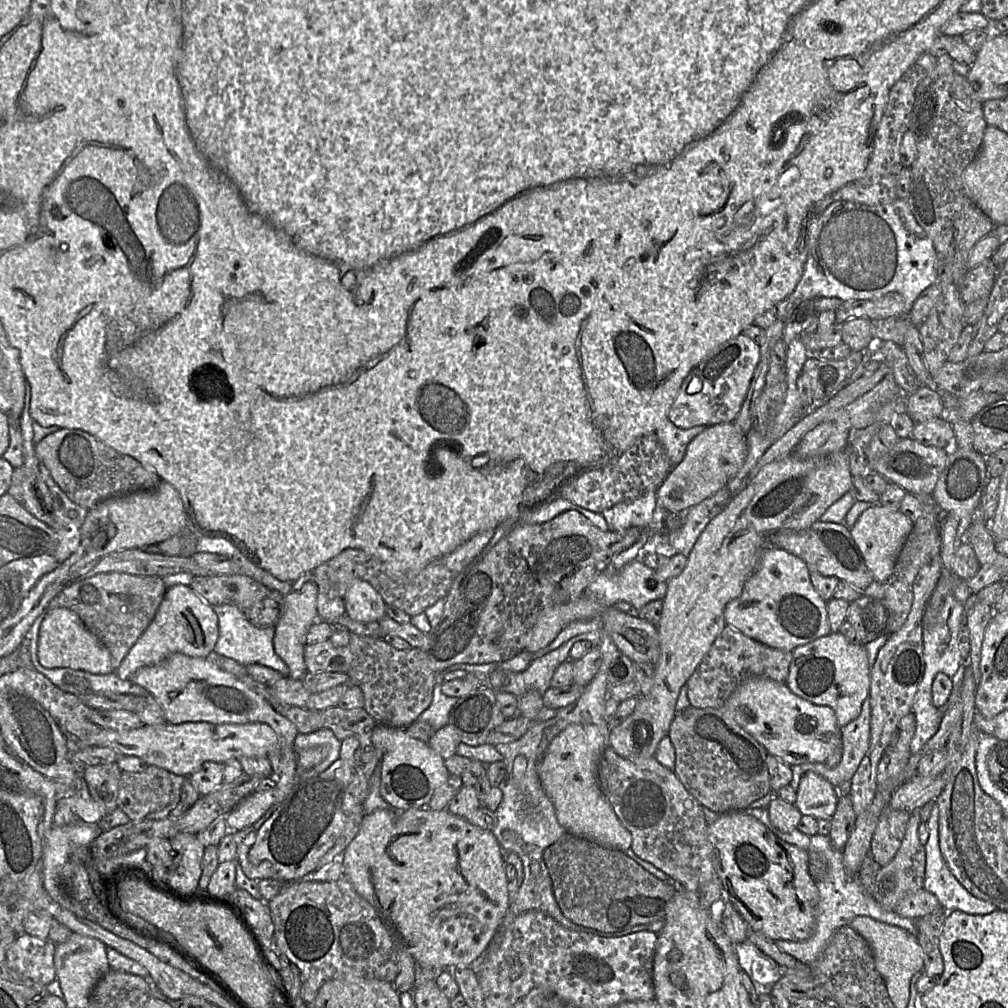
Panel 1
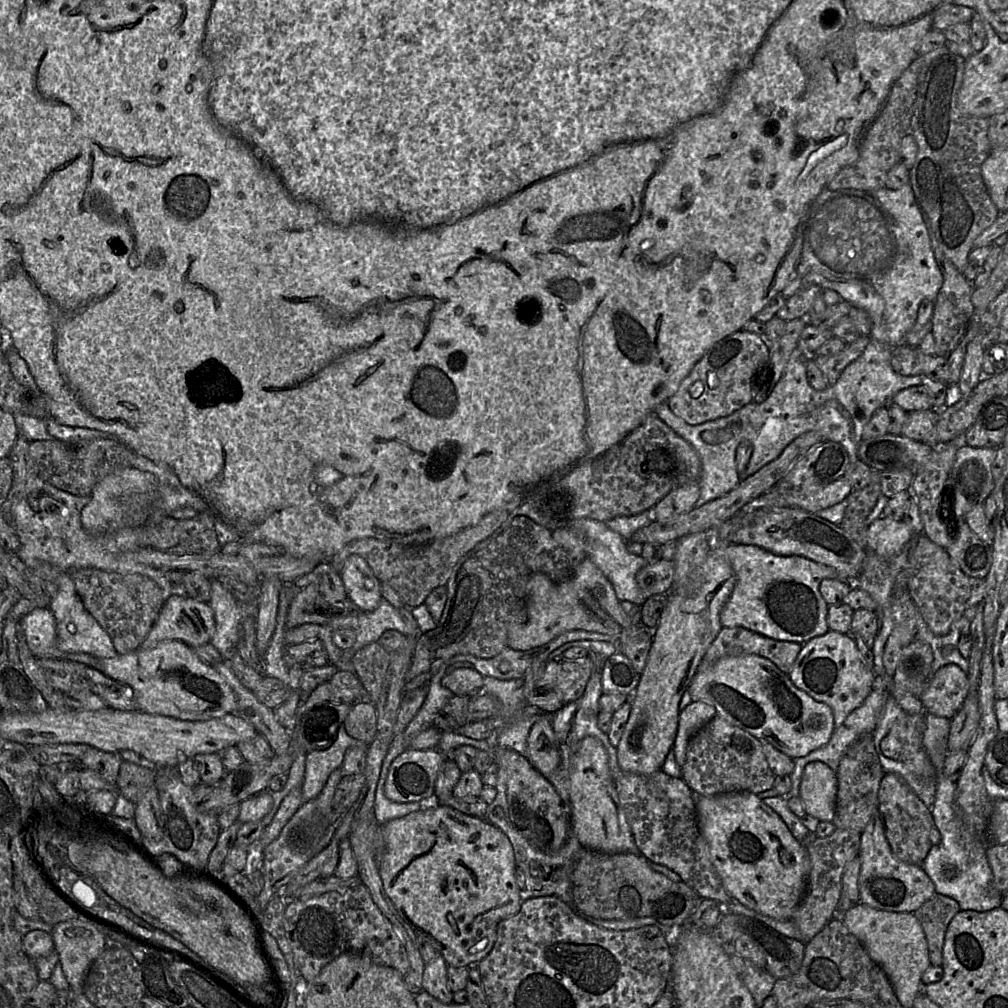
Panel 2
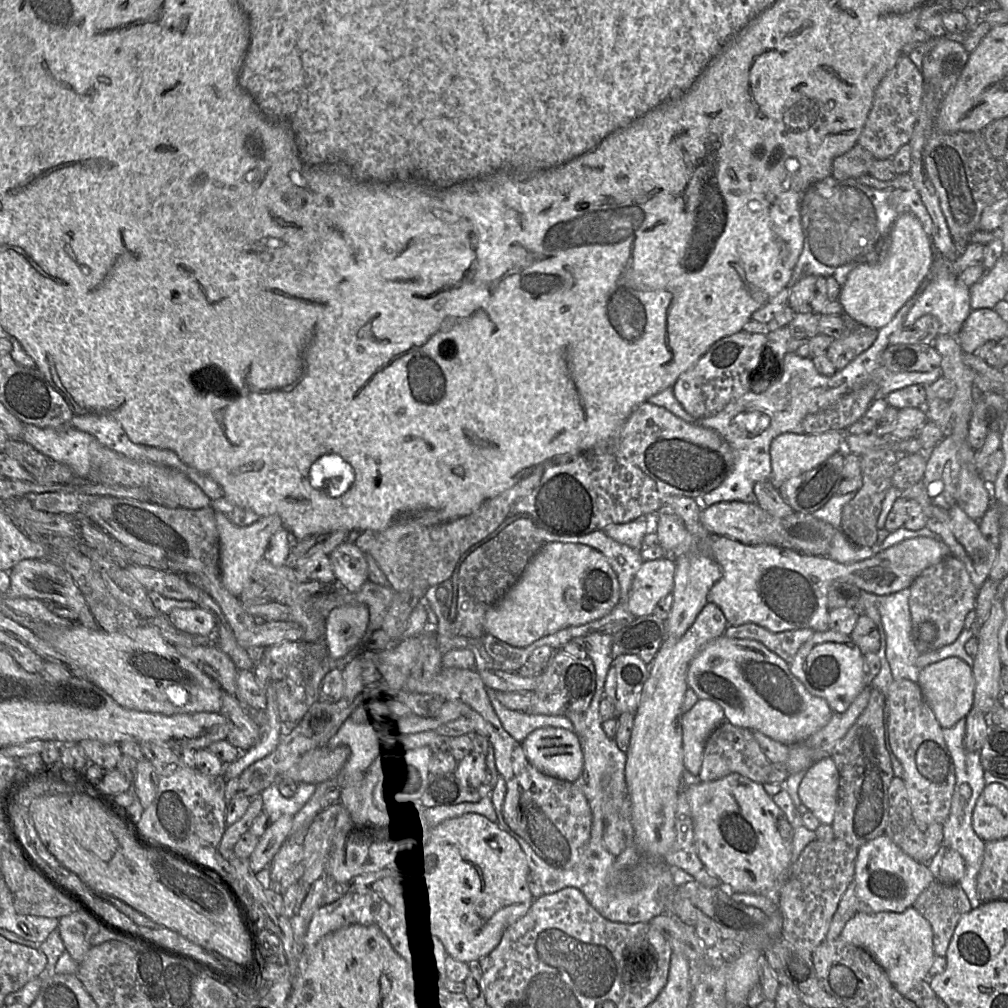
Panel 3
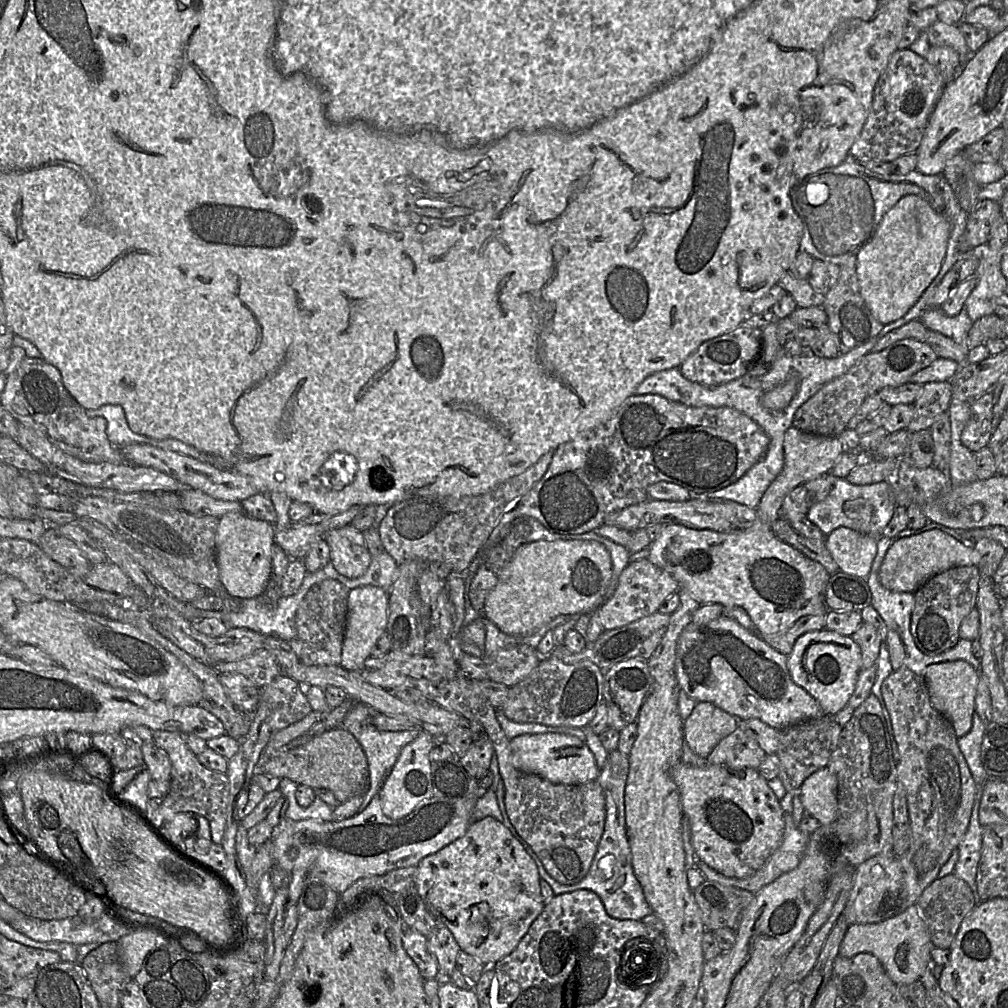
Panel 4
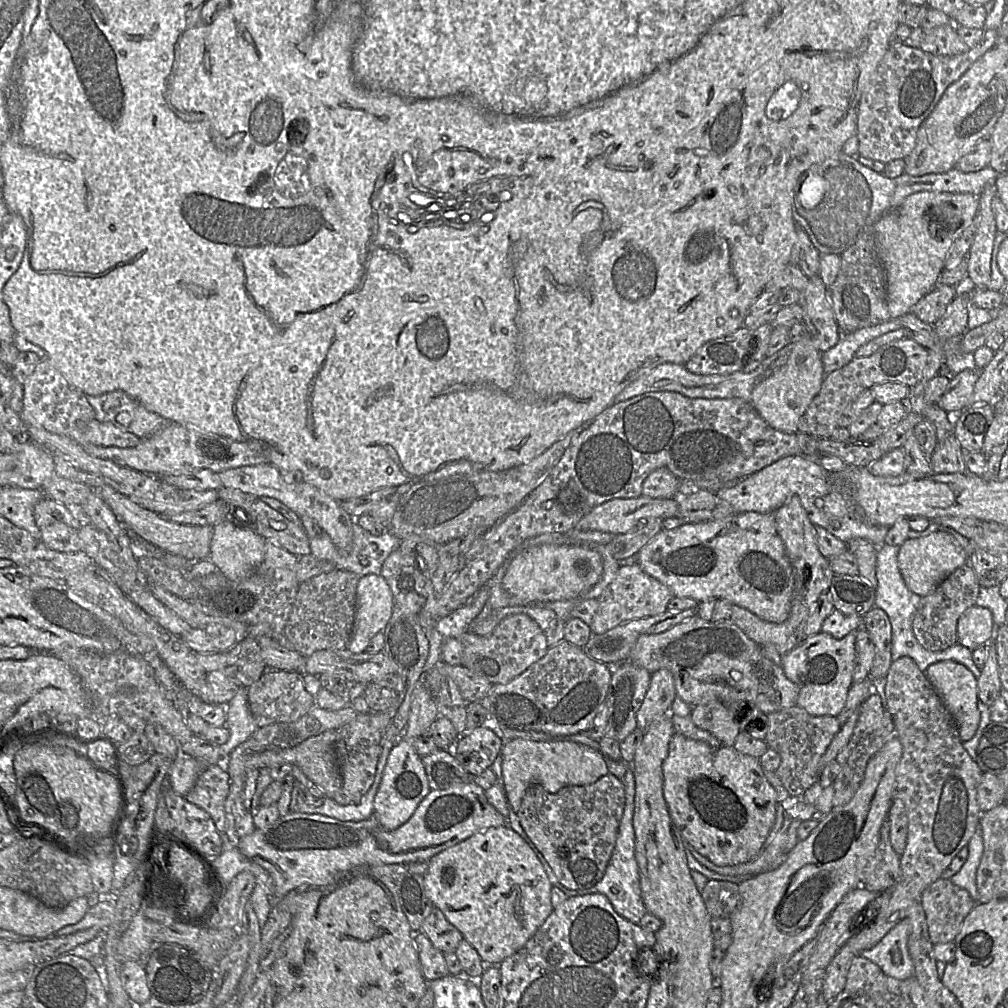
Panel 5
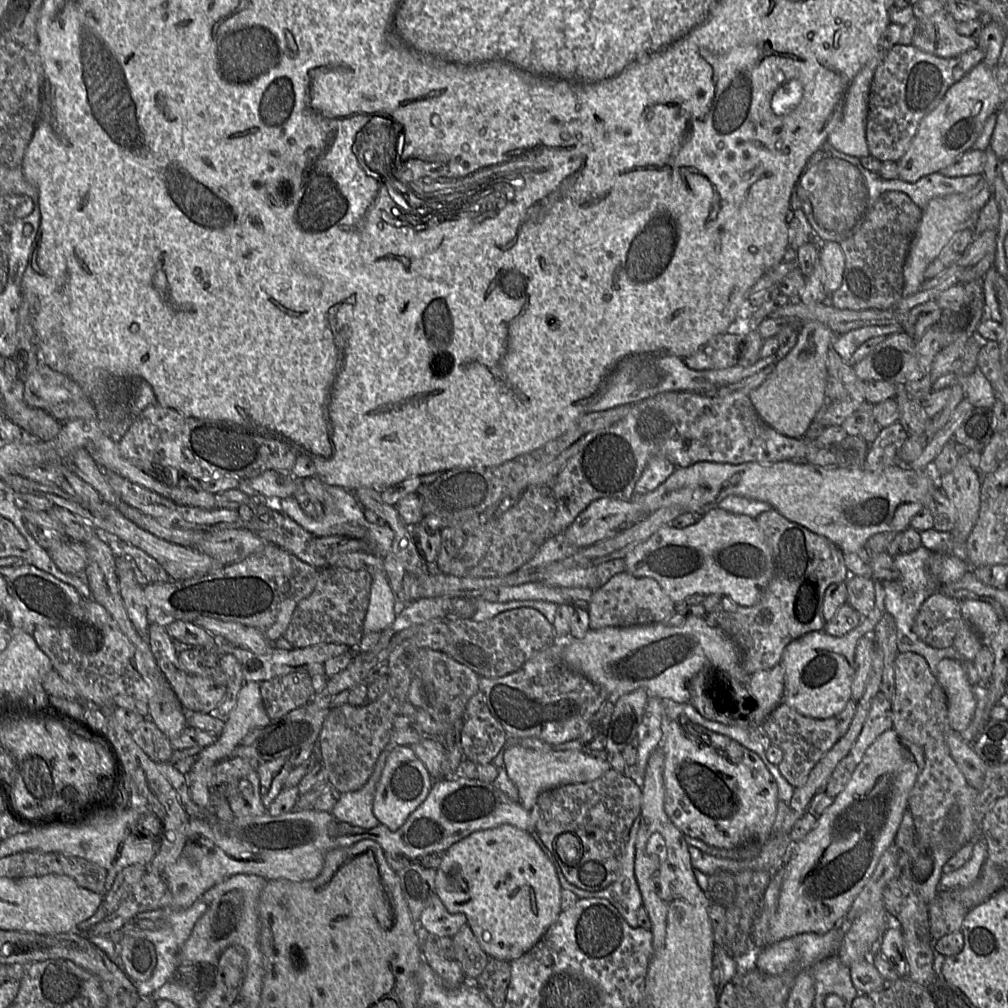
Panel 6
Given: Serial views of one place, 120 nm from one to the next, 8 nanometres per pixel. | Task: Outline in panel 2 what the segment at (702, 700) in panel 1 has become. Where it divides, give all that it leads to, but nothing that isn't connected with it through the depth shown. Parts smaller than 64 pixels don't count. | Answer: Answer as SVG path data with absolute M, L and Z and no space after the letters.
M722 627L698 669L706 669L724 657L755 654L772 661L789 675L802 645L768 638L743 627Z

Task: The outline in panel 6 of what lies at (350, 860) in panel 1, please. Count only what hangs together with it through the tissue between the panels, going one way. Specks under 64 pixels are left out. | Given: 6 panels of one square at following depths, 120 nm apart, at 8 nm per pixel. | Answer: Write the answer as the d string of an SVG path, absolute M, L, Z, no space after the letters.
M512 825L479 830L444 852L435 877L435 894L451 914L463 913L483 951L490 957L513 961L534 947L561 913L562 886L555 866L536 840Z

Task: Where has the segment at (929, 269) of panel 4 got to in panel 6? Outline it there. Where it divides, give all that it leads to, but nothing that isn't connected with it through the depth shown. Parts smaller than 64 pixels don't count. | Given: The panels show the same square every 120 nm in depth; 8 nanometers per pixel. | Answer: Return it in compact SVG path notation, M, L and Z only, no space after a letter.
M982 178L971 190L950 194L931 199L922 210L921 221L911 241L911 245L904 263L904 287L902 297L915 294L926 281L924 273L928 265L939 255L944 246L955 233L974 226L979 211L985 206L992 195L992 191Z

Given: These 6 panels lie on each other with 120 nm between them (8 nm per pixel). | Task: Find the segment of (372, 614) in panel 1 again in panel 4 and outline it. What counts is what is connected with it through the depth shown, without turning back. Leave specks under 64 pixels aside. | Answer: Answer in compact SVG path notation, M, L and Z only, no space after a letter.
M348 524L330 530L325 539L330 548L331 563L339 574L354 579L366 572L371 555L362 531Z

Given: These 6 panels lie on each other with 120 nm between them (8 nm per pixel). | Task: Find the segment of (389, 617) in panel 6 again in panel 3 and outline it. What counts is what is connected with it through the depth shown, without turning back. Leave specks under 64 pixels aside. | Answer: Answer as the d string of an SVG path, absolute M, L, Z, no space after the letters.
M365 604L334 608L327 619L326 636L329 655L340 660L358 647L369 624L369 609Z

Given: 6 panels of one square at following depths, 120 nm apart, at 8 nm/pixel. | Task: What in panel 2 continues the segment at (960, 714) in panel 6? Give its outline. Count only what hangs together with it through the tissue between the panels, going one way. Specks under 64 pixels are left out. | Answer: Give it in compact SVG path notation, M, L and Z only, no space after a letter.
M951 663L935 673L920 700L925 712L952 719L961 709L969 691L967 673Z

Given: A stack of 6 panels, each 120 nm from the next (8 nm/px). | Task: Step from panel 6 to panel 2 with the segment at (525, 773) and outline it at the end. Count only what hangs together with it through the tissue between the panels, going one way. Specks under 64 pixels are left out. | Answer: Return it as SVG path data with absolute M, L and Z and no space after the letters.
M541 713L527 738L527 759L544 776L554 772L561 762L561 751L556 740L550 714Z

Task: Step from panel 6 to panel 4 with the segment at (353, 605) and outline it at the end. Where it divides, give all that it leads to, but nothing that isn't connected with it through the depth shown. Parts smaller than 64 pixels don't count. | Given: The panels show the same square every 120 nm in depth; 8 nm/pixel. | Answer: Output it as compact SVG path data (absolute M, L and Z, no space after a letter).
M334 579L314 584L301 601L295 616L297 638L300 642L299 660L305 665L338 665L341 661L350 590Z

